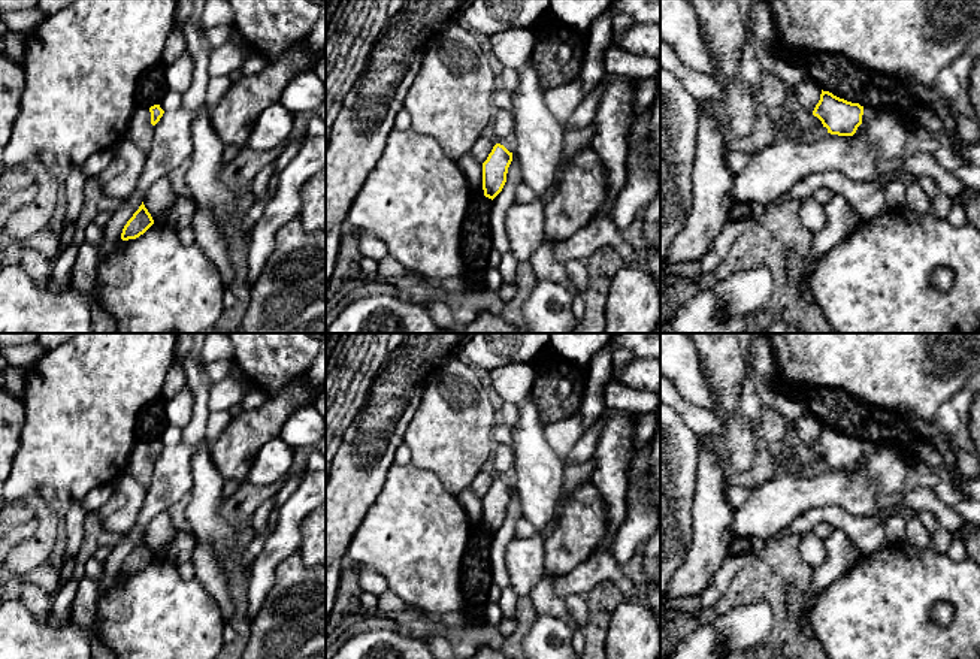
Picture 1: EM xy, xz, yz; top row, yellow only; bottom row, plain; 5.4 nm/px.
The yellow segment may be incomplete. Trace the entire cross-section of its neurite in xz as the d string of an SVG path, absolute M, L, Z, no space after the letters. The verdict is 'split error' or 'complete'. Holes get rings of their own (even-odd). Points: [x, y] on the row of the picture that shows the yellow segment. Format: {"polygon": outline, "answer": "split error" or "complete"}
{"polygon": "M496 143L483 163L483 190L486 197L493 200L502 191L511 161L512 152Z", "answer": "complete"}

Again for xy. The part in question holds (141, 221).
{"polygon": "M142 202L139 209L124 226L121 239L122 241L136 239L140 235L143 235L152 224L154 224L154 220Z", "answer": "complete"}

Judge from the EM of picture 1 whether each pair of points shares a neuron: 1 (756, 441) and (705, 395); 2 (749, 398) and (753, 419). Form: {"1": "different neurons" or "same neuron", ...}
{"1": "different neurons", "2": "same neuron"}

